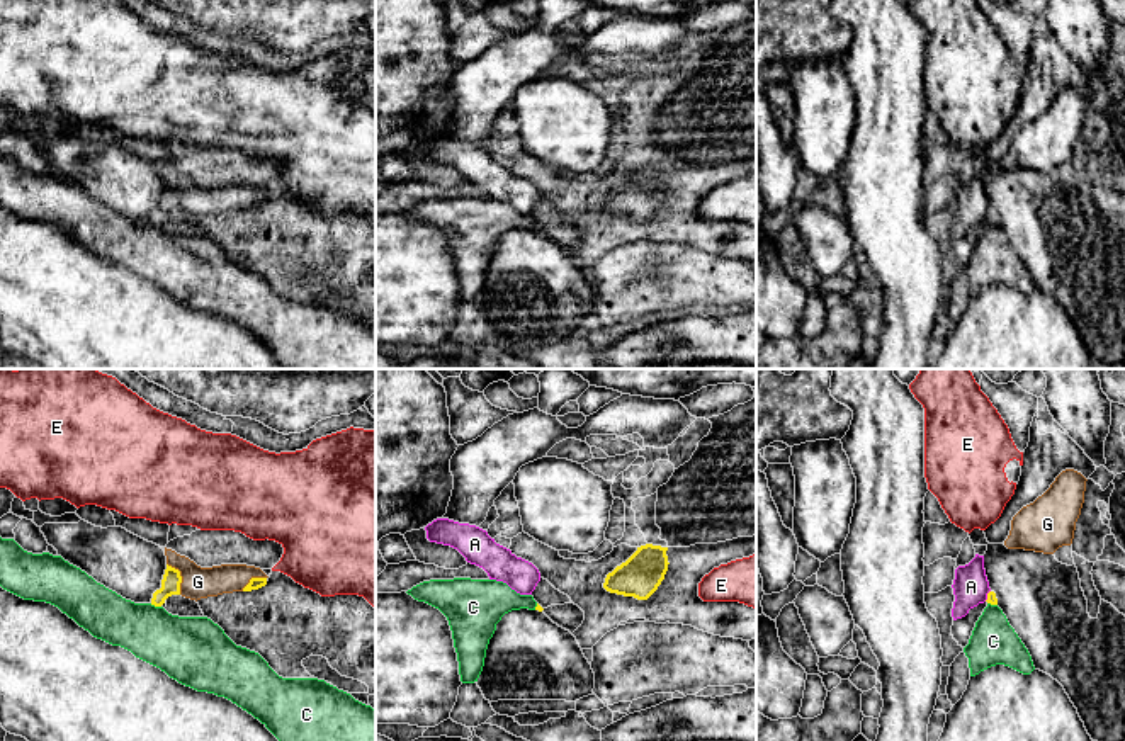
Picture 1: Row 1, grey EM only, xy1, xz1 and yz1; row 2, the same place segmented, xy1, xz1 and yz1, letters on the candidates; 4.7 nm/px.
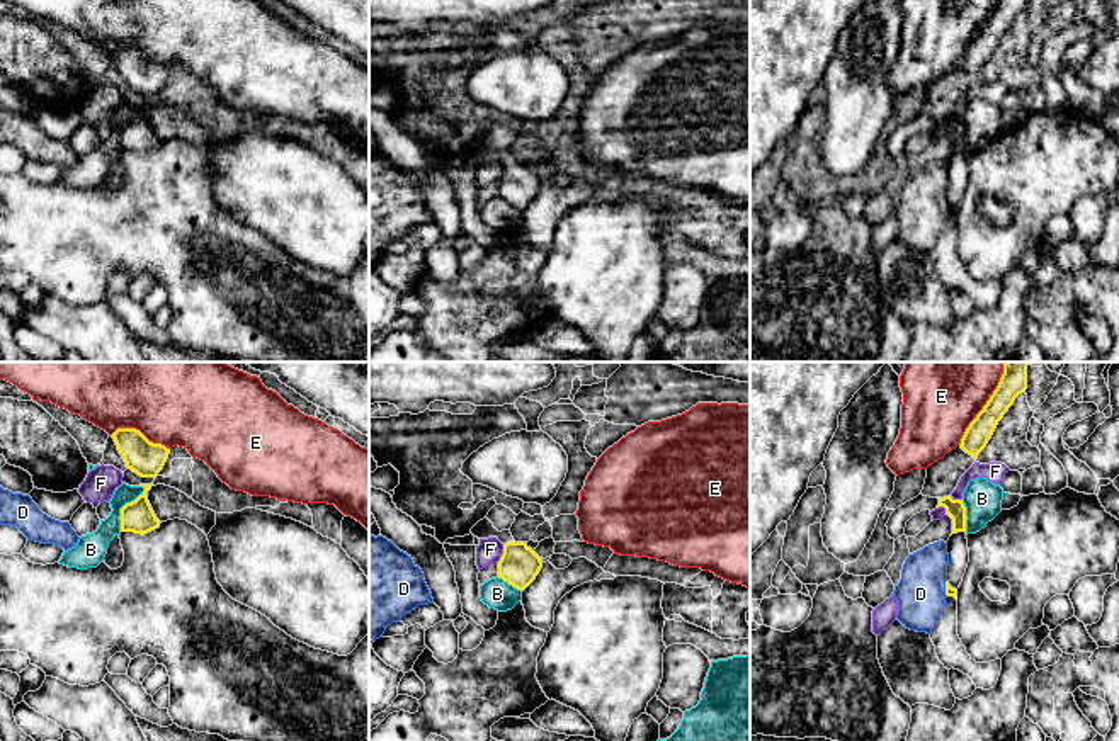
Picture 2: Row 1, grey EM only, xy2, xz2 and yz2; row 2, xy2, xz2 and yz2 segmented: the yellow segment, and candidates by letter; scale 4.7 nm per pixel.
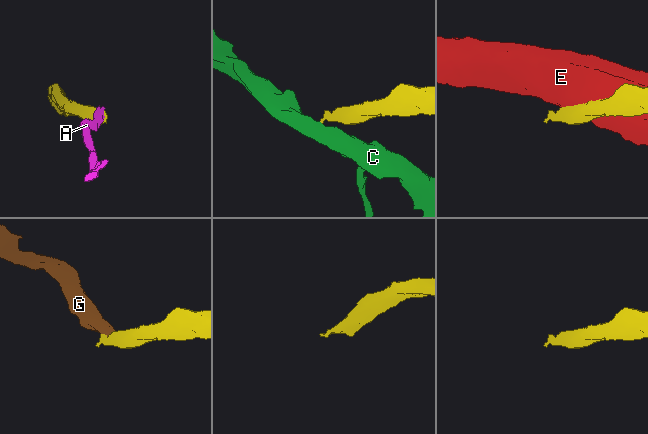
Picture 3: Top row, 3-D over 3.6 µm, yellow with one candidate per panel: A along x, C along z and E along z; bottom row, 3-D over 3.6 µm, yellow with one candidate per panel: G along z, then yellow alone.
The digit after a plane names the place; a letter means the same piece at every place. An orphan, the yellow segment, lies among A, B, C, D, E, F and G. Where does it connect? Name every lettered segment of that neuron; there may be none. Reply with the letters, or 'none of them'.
G

